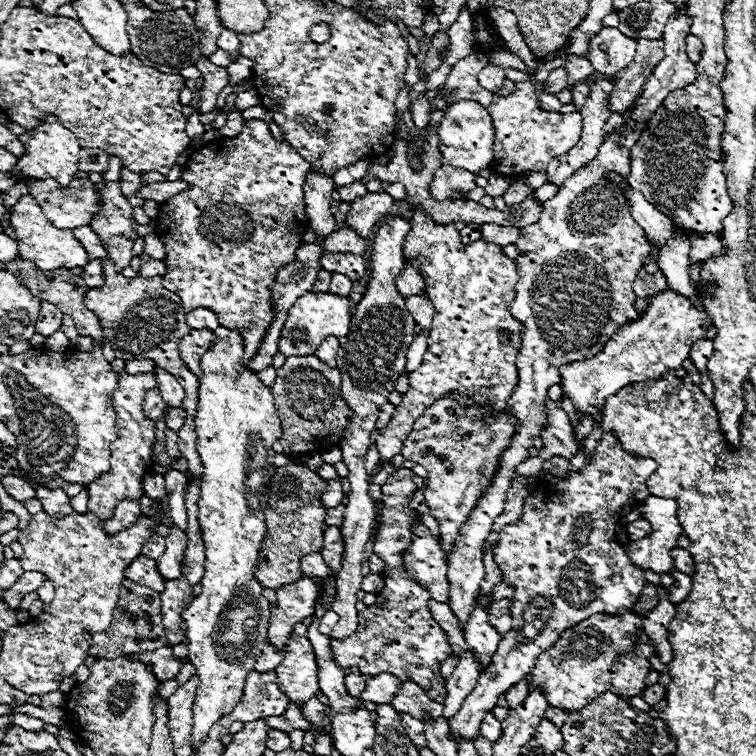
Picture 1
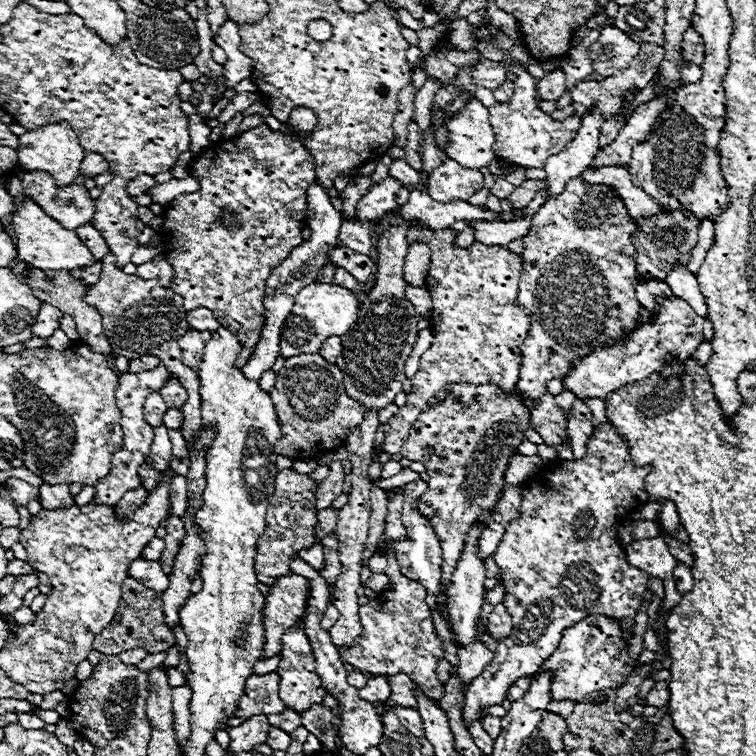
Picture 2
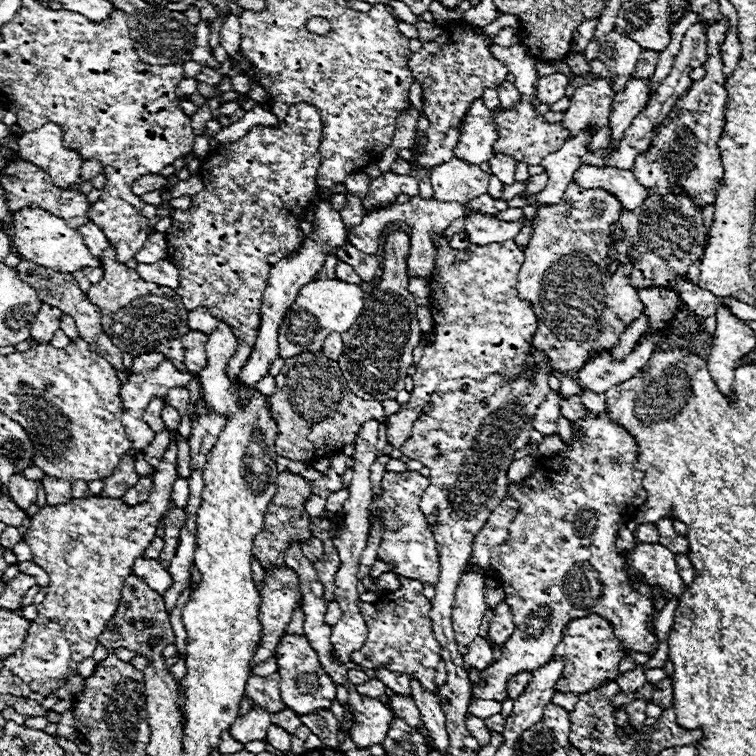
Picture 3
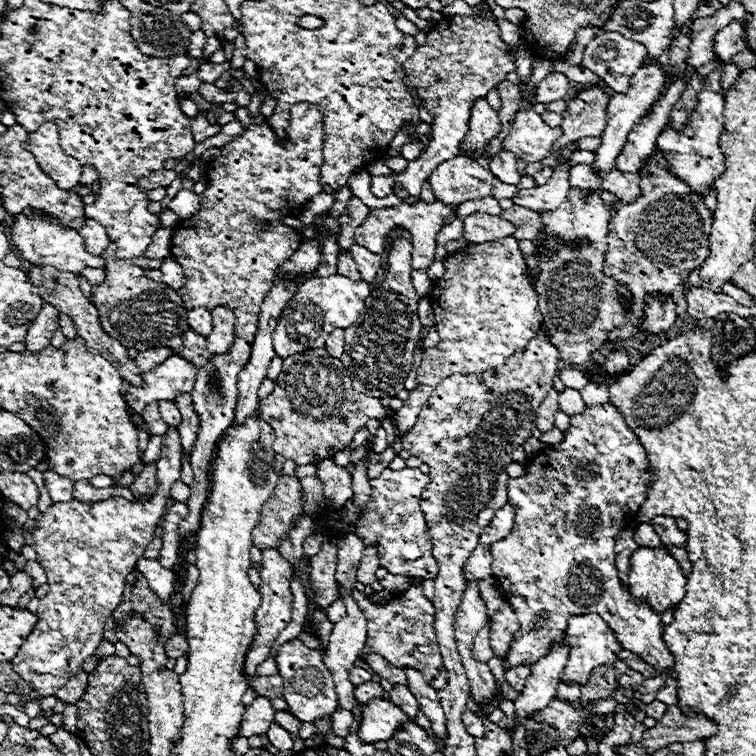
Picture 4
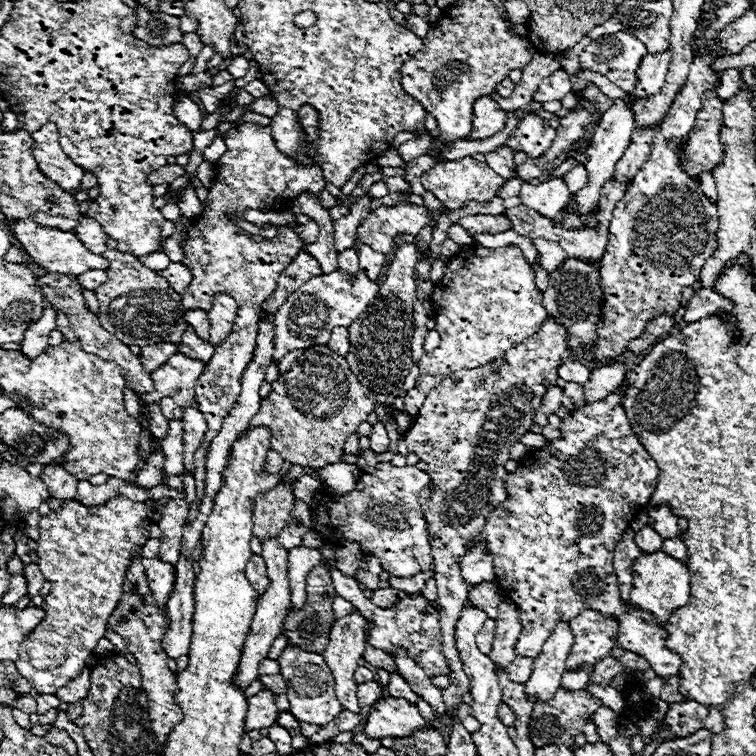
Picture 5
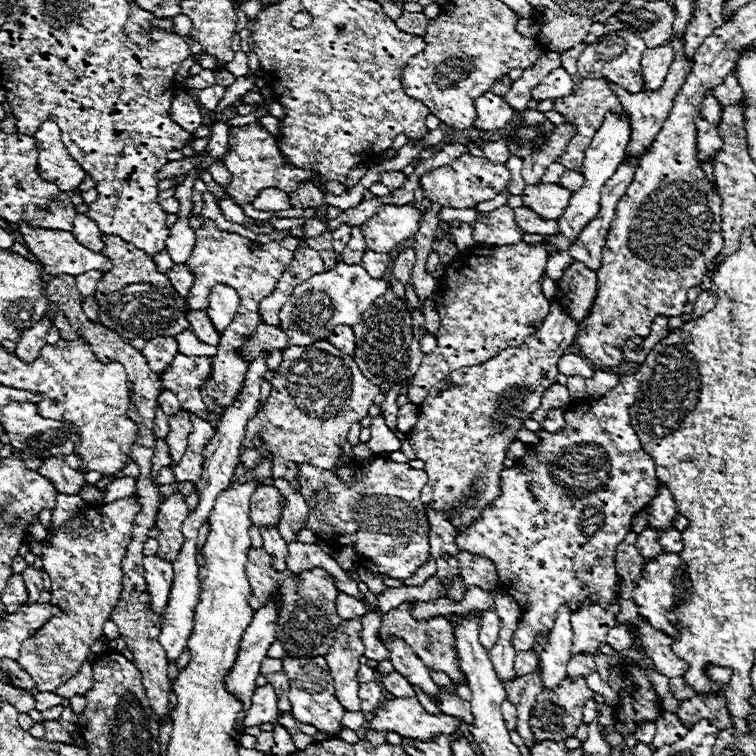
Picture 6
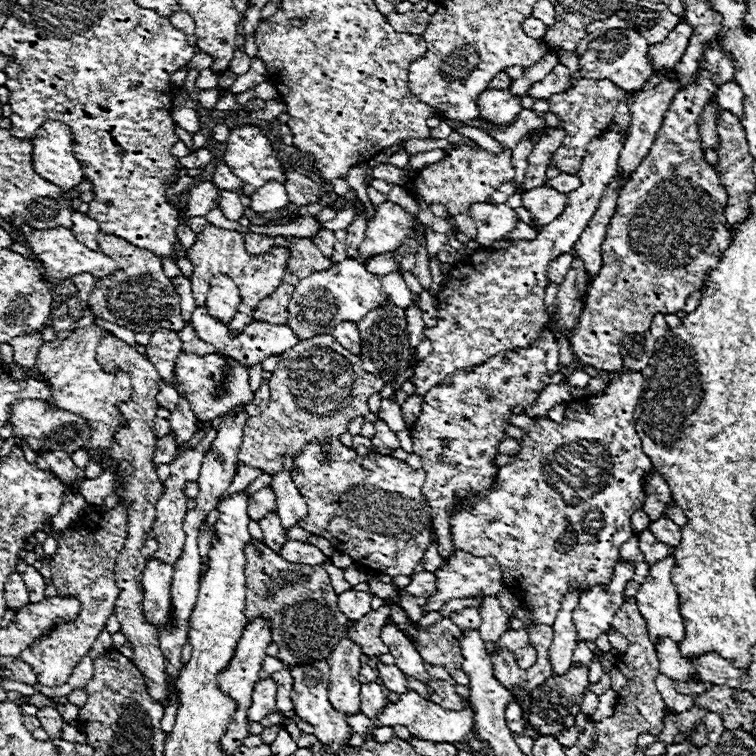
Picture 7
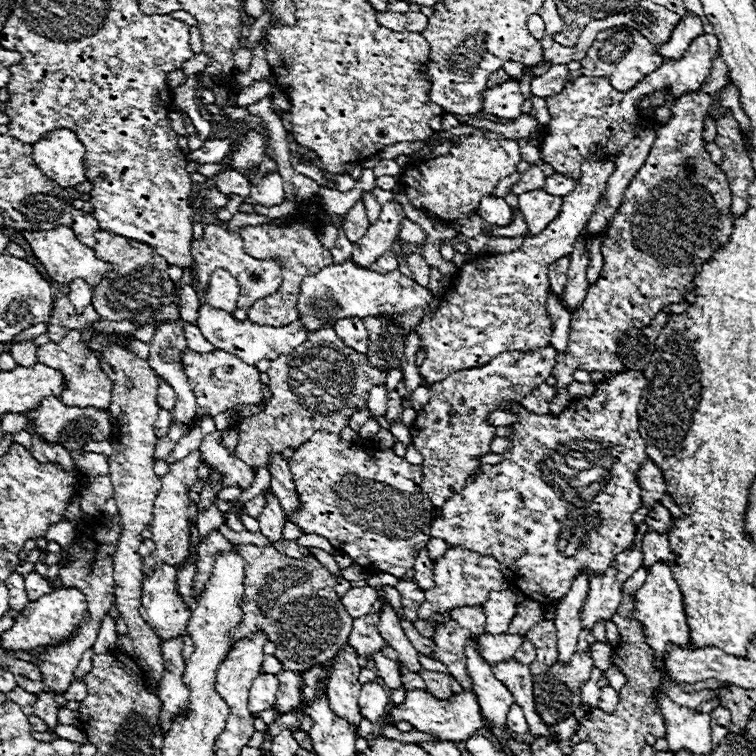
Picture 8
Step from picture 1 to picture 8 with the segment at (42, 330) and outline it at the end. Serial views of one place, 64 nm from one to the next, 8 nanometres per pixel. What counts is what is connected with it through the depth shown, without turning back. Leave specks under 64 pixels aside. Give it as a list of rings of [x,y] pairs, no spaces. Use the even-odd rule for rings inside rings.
[[[32,340],[12,342],[12,350],[10,350],[12,358],[16,360],[16,364],[18,366],[26,366],[26,368],[36,364],[36,352],[38,352],[38,346]]]

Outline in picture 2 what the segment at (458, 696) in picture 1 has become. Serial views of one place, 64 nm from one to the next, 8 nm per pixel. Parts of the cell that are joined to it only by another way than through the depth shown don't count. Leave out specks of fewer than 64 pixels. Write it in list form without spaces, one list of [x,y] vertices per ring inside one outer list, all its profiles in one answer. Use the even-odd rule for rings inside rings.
[[[468,644],[458,650],[458,676],[464,682],[464,686],[470,686],[470,682],[476,676],[480,676],[480,672],[492,660],[492,656],[494,654],[482,644]]]

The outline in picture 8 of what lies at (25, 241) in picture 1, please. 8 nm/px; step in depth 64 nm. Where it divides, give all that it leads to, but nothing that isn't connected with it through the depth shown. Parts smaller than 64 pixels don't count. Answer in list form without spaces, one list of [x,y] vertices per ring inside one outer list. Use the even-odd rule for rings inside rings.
[[[58,226],[54,230],[40,230],[40,232],[22,232],[24,238],[28,240],[34,256],[38,258],[38,262],[44,266],[44,270],[48,272],[48,276],[56,282],[68,284],[74,278],[84,278],[90,282],[90,286],[96,286],[106,272],[112,270],[112,264],[106,260],[96,258],[96,252],[88,246],[84,246],[72,232],[72,228],[66,226]]]

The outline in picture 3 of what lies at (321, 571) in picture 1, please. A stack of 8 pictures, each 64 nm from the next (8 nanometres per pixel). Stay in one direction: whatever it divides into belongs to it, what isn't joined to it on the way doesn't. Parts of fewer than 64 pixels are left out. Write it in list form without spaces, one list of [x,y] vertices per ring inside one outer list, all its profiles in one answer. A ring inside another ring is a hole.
[[[312,538],[312,540],[308,540],[306,544],[302,544],[302,554],[304,554],[310,562],[316,562],[316,560],[322,556],[322,540]]]

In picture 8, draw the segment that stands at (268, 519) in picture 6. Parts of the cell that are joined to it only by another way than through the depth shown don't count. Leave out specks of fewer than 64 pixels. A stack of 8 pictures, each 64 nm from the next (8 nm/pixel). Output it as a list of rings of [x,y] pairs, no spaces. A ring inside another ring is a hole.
[[[262,492],[260,496],[256,496],[256,498],[252,498],[252,500],[248,500],[248,502],[244,504],[244,514],[252,516],[252,518],[258,518],[258,516],[262,514],[264,506],[266,506],[266,494]]]

